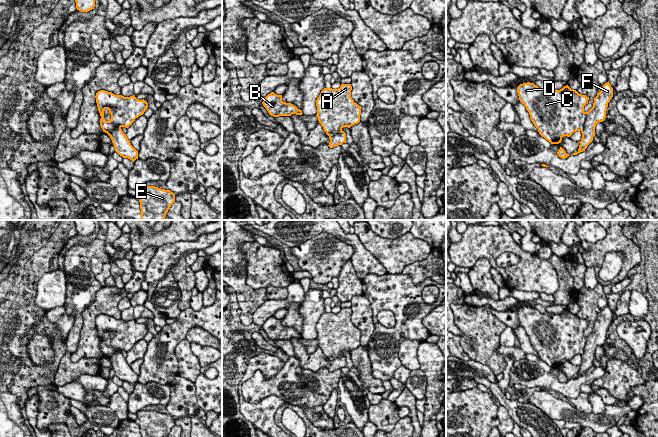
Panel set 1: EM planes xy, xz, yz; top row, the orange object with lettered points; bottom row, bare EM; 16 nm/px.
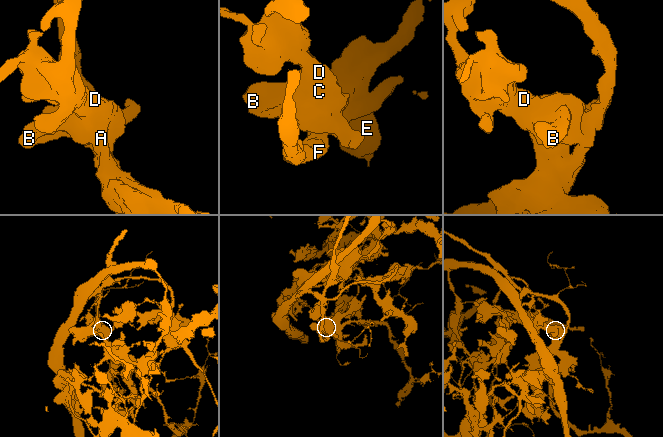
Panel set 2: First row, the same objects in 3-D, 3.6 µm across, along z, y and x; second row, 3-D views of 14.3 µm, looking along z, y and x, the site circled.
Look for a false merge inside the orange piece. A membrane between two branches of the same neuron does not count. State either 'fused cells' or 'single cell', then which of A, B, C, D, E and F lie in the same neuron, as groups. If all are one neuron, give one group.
fused cells; groups A B C D E / F

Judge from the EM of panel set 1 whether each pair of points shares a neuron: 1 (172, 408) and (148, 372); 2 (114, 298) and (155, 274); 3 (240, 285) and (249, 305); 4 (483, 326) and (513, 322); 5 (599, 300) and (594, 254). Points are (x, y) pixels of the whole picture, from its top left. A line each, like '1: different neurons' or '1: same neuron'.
1: different neurons
2: different neurons
3: same neuron
4: different neurons
5: different neurons

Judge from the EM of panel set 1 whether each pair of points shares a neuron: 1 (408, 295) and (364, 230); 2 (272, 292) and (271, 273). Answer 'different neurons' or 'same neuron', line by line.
1: different neurons
2: different neurons

